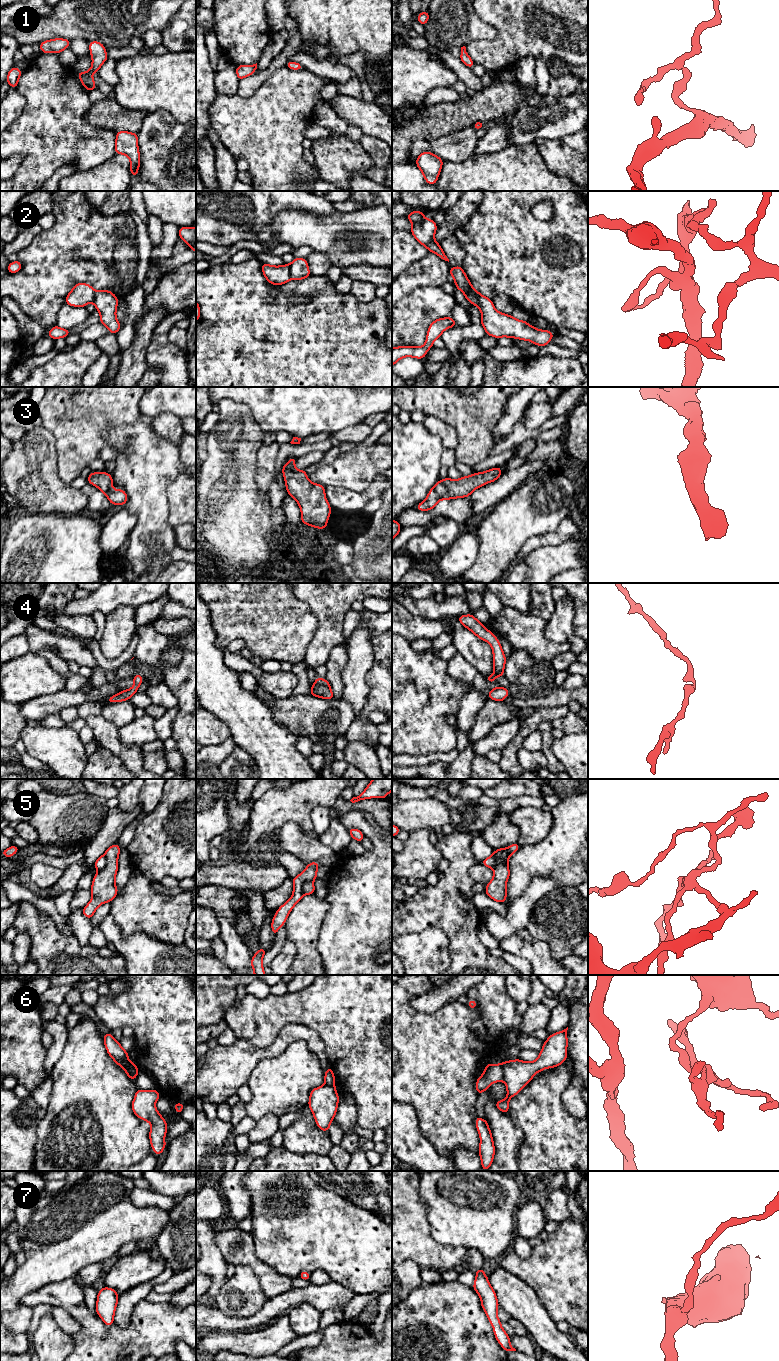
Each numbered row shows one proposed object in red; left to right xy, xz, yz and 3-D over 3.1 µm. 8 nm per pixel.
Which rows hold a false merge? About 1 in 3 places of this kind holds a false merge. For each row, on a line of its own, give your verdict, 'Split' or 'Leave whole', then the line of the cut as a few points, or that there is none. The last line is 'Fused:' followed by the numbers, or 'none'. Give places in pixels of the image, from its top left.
1: Leave whole. No split
2: Split. Split along xz (289, 265), (291, 278)
3: Leave whole. No split
4: Leave whole. No split
5: Split. Split along xy (104, 854), (106, 865), (98, 871)
6: Split. Split along yz (500, 1064), (503, 1080)
7: Leave whole. No split
Fused: 2, 5, 6

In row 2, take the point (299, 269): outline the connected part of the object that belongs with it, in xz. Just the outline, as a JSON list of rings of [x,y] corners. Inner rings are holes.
[[[294,258],[290,264],[290,275],[291,279],[296,281],[311,276],[307,260],[304,258]]]

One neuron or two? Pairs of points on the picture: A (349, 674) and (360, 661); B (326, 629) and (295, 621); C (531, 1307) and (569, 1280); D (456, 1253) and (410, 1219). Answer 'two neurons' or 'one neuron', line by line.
A: one neuron
B: two neurons
C: two neurons
D: one neuron

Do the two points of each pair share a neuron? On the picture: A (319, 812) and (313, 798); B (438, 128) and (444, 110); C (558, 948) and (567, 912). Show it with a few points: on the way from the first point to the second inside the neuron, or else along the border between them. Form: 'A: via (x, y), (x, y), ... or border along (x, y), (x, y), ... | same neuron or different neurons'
A: border along (330, 807), (315, 807), (312, 810), (310, 829) | different neurons
B: via (438, 124), (444, 114) | same neuron
C: via (562, 939), (562, 921) | same neuron

